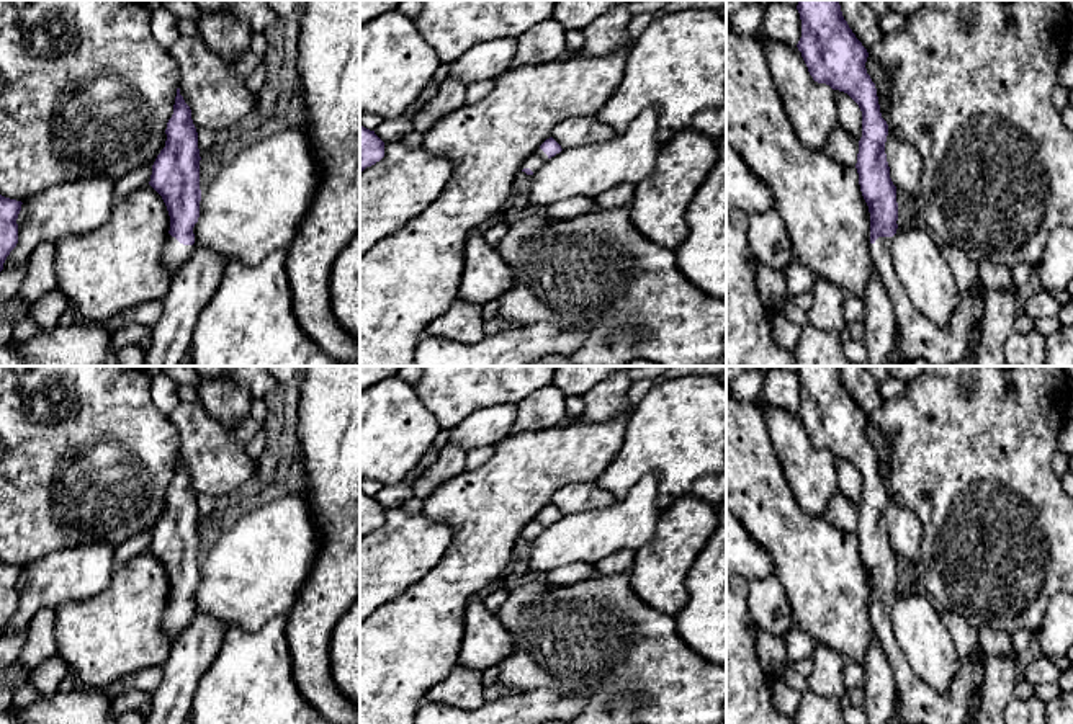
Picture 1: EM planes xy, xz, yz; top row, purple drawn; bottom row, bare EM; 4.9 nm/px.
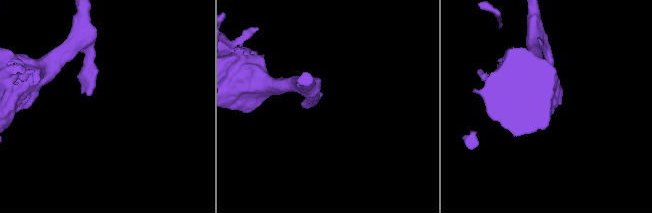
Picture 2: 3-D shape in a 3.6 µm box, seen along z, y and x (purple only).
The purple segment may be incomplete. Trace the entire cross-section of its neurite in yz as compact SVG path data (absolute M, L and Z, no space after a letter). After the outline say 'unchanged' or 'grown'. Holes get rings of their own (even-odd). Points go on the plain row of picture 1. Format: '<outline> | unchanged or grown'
M798 366L797 376L801 386L801 404L797 413L810 441L818 449L826 449L833 456L847 459L862 477L862 503L859 507L855 534L860 557L870 579L870 621L893 672L900 698L900 724L965 724L972 709L972 693L983 680L985 654L980 652L975 659L960 655L959 673L945 693L936 691L911 670L893 636L890 619L893 601L898 595L896 552L890 544L885 520L888 490L882 484L877 454L865 435L869 418L844 386L837 366Z | grown

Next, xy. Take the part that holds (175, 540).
M180 454L165 500L165 513L152 531L149 551L162 562L170 582L164 628L173 641L193 618L193 593L200 583L201 567L198 498Z | grown

